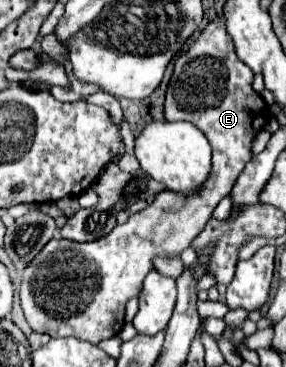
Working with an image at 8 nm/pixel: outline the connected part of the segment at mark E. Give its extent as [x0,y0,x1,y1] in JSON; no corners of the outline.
[21,19,269,345]

